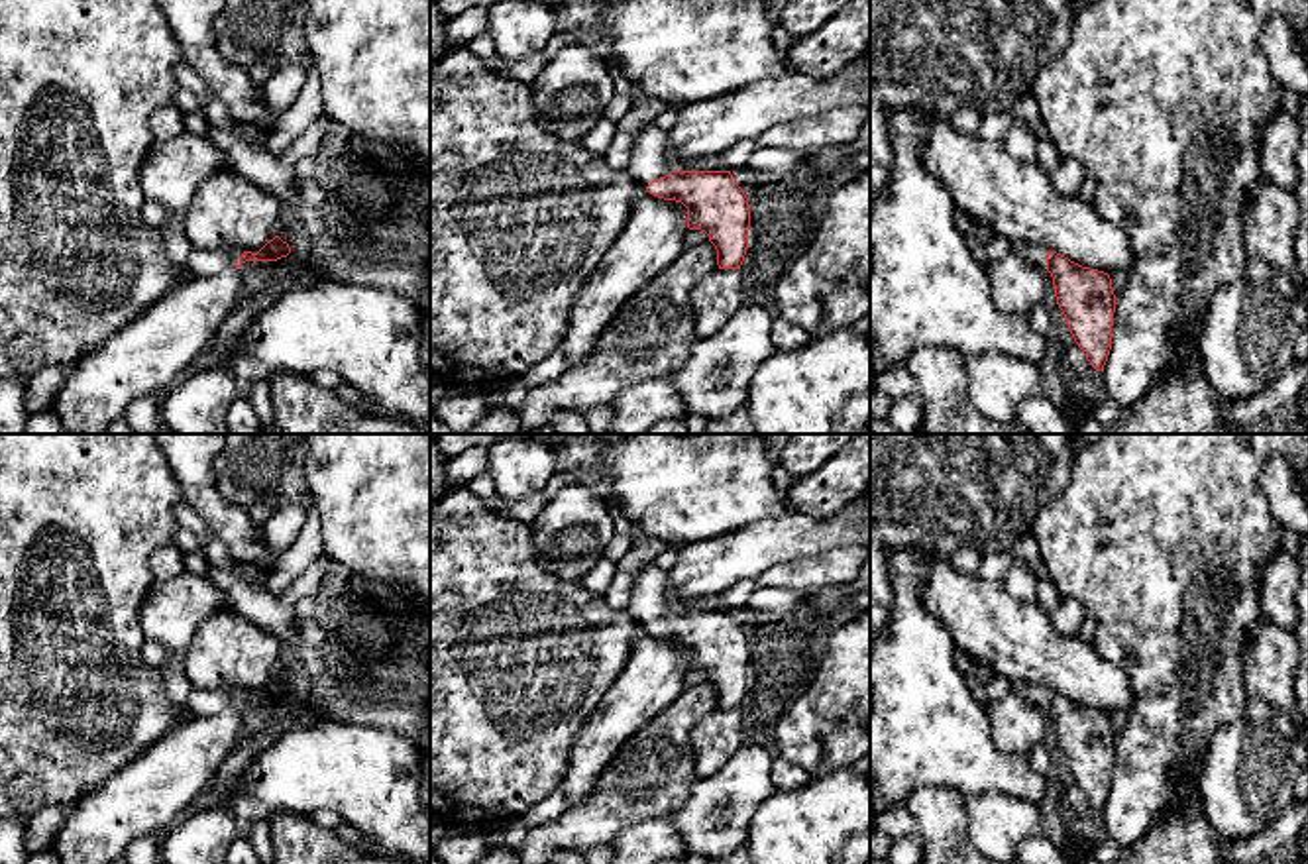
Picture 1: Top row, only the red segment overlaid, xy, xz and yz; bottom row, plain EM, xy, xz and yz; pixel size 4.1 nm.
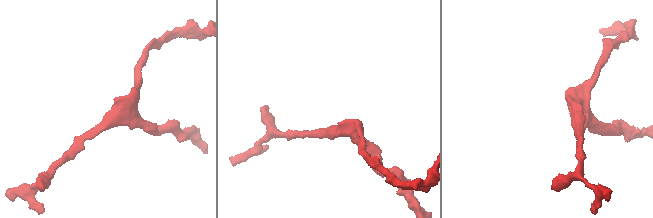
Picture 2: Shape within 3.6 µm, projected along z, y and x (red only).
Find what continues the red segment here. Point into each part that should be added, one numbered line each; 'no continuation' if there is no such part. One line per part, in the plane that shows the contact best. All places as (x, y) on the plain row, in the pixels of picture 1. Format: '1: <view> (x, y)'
1: xz (649, 601)

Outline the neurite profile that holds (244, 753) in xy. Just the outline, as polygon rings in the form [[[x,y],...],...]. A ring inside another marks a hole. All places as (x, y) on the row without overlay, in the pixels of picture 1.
[[[261,730],[238,742],[224,764],[218,768],[216,776],[210,782],[214,789],[230,789],[245,766],[263,750],[275,742],[277,734],[273,730]]]

